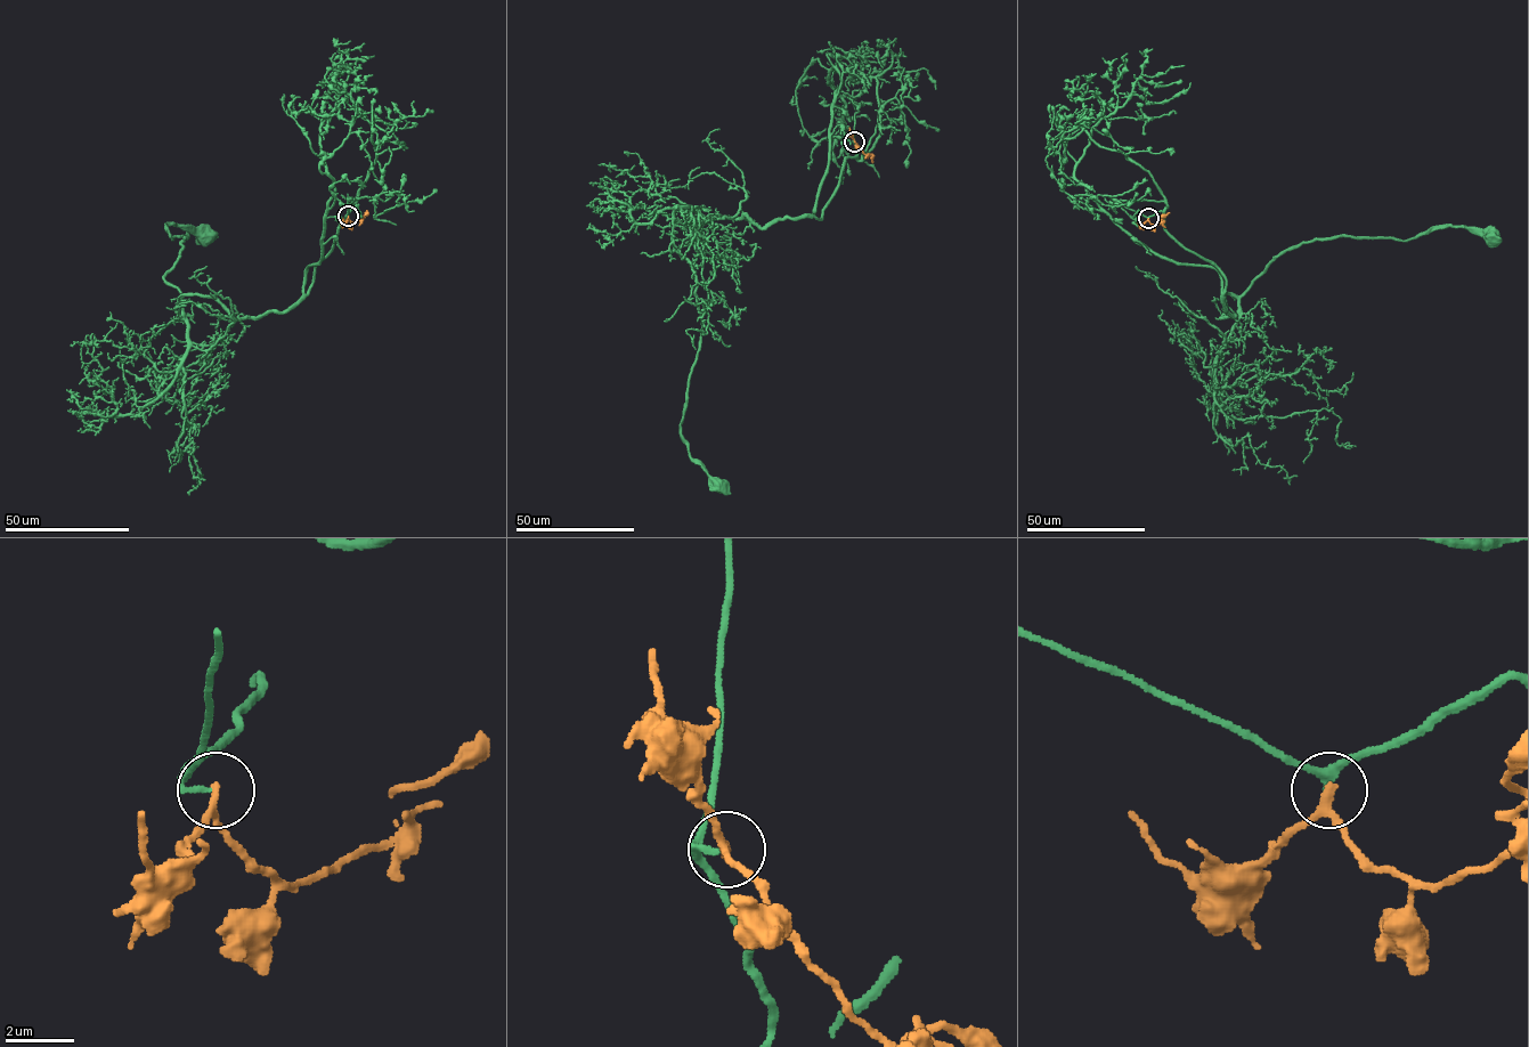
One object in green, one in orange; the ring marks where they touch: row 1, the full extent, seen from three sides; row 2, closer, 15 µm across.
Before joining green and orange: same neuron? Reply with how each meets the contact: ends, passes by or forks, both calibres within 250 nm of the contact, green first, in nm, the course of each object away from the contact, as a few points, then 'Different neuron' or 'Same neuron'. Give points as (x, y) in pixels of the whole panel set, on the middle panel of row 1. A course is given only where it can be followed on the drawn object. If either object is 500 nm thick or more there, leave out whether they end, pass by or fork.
At the ring green ends. At the ring orange passes by. Thickness 180 nm (green) against 200 nm. Course of green: (854, 141), (820, 219), (763, 227), (745, 214), (706, 218), (678, 249), (701, 325), (681, 436), (718, 485). Course of orange: (854, 141), (867, 155), (871, 155), (872, 162). Same neuron

